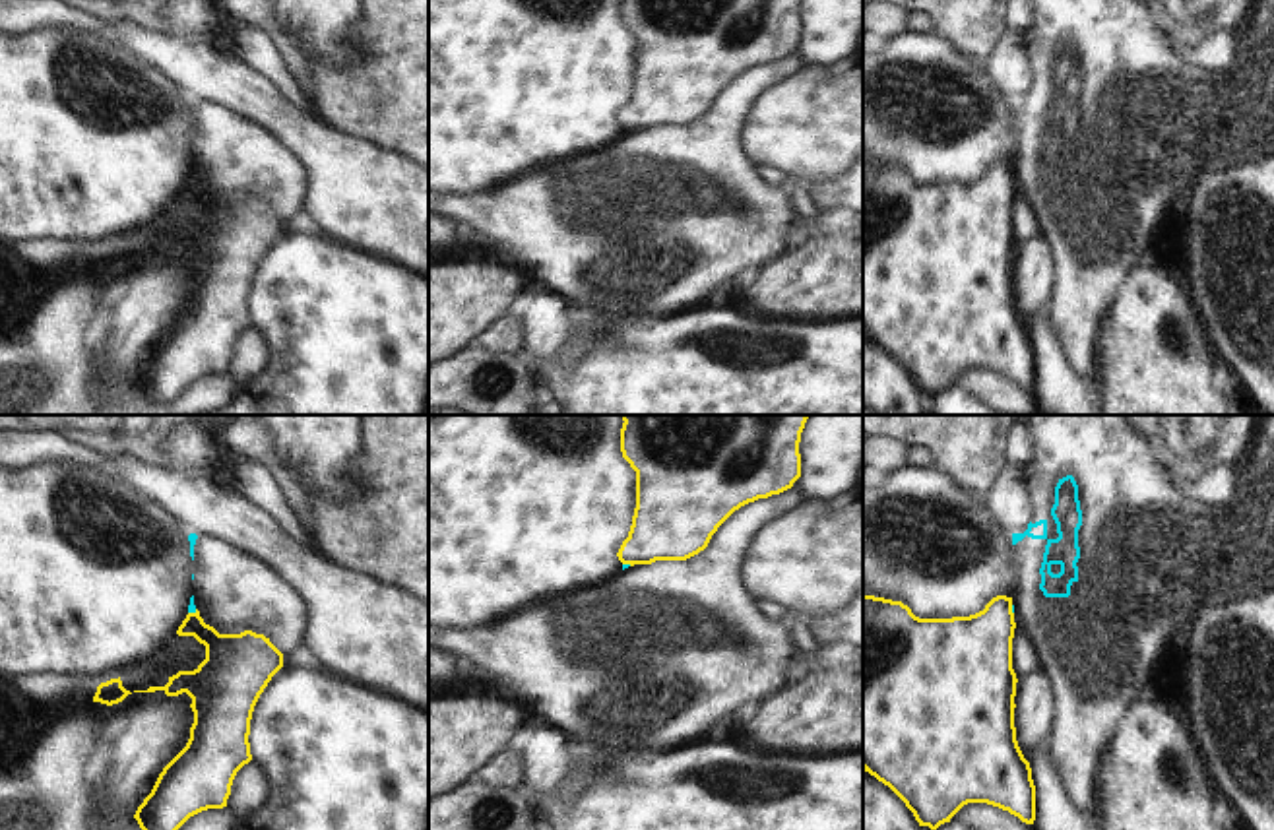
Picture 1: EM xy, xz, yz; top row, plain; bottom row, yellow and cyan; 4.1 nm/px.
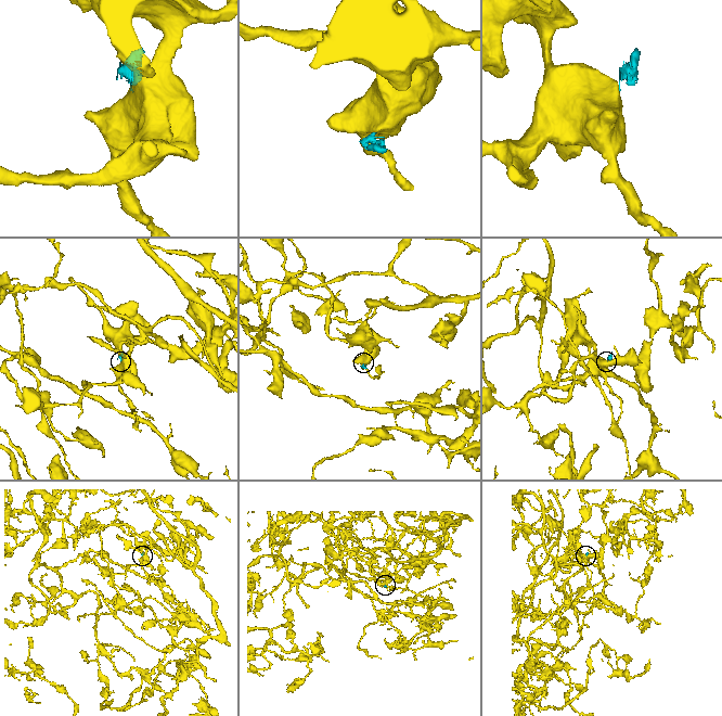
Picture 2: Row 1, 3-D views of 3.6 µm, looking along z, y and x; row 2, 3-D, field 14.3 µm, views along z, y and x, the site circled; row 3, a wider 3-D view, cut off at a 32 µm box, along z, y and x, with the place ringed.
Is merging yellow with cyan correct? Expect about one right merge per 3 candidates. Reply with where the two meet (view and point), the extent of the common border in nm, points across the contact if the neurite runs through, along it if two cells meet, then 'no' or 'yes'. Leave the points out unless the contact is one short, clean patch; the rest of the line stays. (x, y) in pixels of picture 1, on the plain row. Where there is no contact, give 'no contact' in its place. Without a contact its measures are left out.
contact xy (192, 179); length 40 nm; border xy (196, 175), (189, 179); no

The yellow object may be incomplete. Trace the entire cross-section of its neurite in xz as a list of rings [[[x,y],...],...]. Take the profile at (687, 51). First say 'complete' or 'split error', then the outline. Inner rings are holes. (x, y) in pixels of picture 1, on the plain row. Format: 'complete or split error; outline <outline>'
complete; outline [[[621,0],[622,23],[636,37],[636,74],[619,126],[634,132],[698,120],[735,76],[793,52],[801,43],[799,8],[801,0]]]

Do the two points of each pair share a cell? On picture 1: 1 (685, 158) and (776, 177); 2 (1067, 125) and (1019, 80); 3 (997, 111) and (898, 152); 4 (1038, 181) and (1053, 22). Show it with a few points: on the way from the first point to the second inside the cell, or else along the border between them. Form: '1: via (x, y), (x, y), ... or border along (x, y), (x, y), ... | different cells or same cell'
1: border along (764, 179), (778, 189) | different cells
2: border along (1024, 43), (1032, 86), (1022, 97), (1011, 99) | different cells
3: via (972, 121), (923, 128) | same cell
4: via (1053, 142), (1053, 61) | same cell

